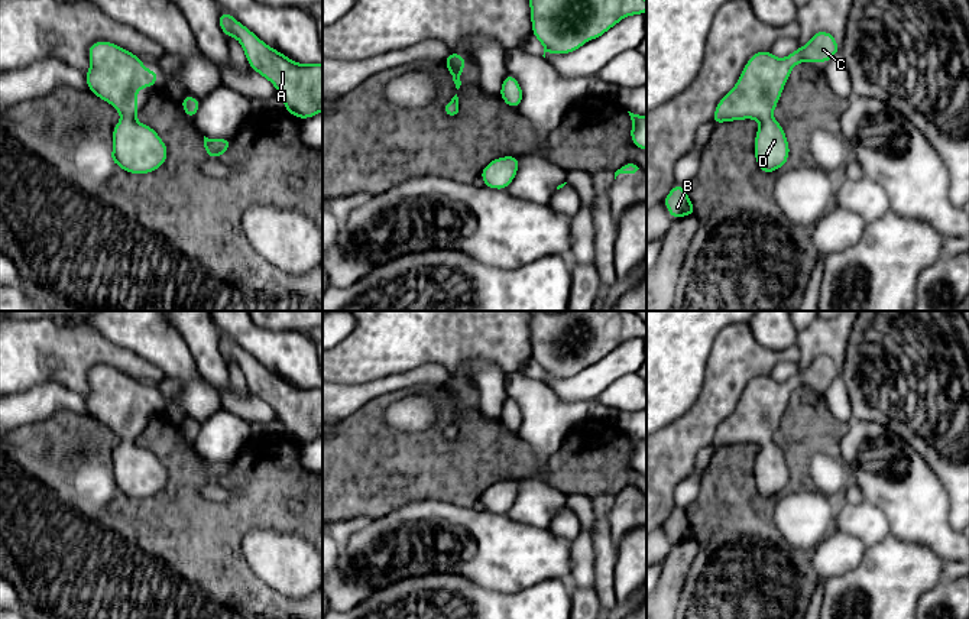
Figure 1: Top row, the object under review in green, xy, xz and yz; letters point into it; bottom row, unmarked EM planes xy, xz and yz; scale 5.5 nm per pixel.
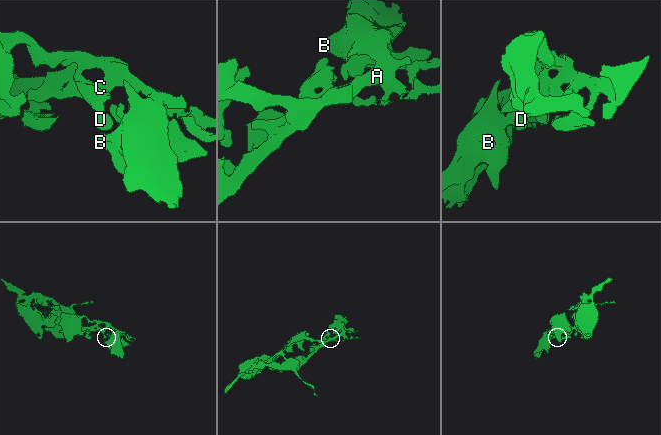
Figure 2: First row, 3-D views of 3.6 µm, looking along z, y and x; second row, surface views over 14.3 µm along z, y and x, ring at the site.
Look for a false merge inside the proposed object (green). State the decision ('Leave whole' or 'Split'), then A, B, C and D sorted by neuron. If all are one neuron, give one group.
Leave whole. Groups: A B C D

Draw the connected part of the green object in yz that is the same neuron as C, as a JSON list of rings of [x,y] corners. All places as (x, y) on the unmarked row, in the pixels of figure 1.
[[[819,354],[808,367],[782,383],[775,382],[771,375],[754,377],[732,415],[717,427],[712,445],[717,448],[745,443],[758,444],[761,450],[754,469],[758,492],[765,498],[782,492],[790,480],[790,469],[772,437],[785,405],[798,386],[830,386],[837,376],[834,360]]]

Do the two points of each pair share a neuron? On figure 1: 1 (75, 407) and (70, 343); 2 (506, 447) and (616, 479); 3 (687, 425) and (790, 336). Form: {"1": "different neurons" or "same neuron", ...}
{"1": "different neurons", "2": "same neuron", "3": "different neurons"}

